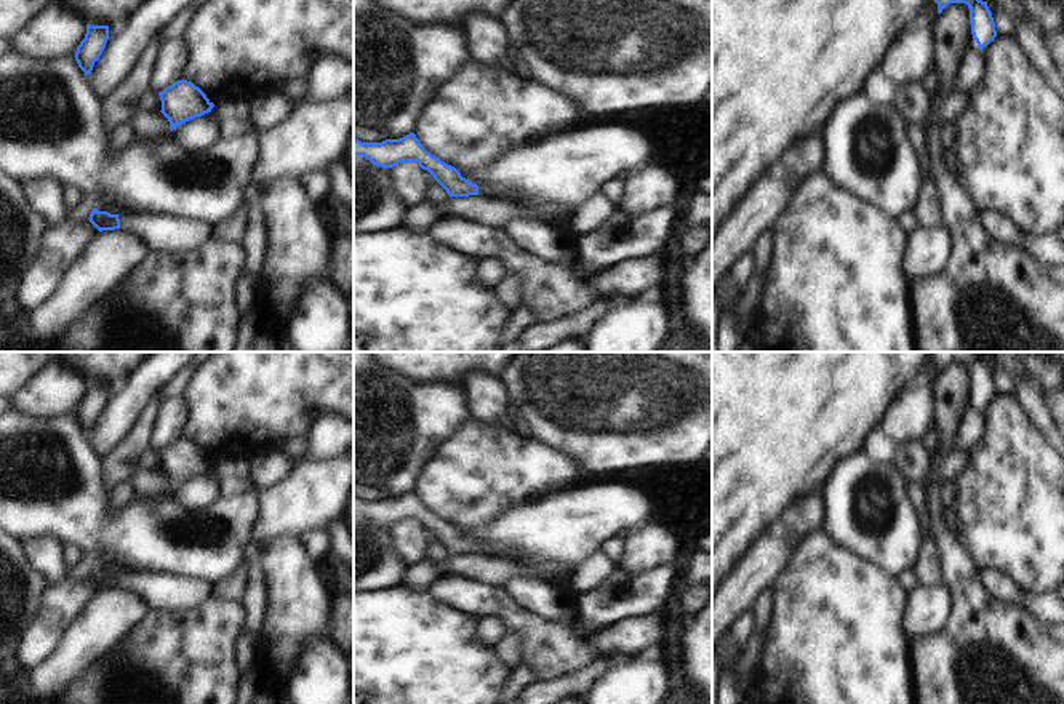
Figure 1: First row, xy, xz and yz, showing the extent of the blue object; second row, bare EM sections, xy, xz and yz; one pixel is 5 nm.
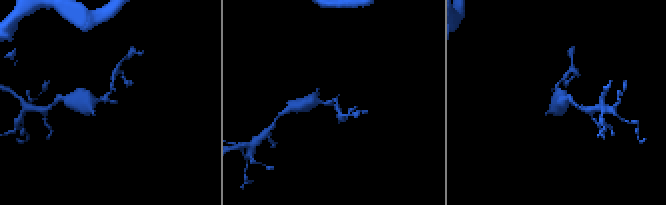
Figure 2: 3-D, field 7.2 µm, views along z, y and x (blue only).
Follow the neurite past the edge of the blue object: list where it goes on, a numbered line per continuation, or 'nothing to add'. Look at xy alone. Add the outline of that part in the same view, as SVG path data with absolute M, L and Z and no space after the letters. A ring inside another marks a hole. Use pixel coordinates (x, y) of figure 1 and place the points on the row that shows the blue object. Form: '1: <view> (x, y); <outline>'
1: xy (165, 234); M120 214L120 229L134 234L149 251L182 254L211 237L211 224L179 216Z

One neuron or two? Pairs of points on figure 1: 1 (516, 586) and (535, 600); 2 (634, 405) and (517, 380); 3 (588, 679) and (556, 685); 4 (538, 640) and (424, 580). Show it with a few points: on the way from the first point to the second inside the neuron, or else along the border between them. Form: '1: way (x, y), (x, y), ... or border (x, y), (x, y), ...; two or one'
1: way (520, 589), (530, 596); one
2: way (605, 399), (565, 399), (546, 391); one
3: way (580, 682), (576, 685), (564, 685); one
4: border (442, 573), (428, 588); two

